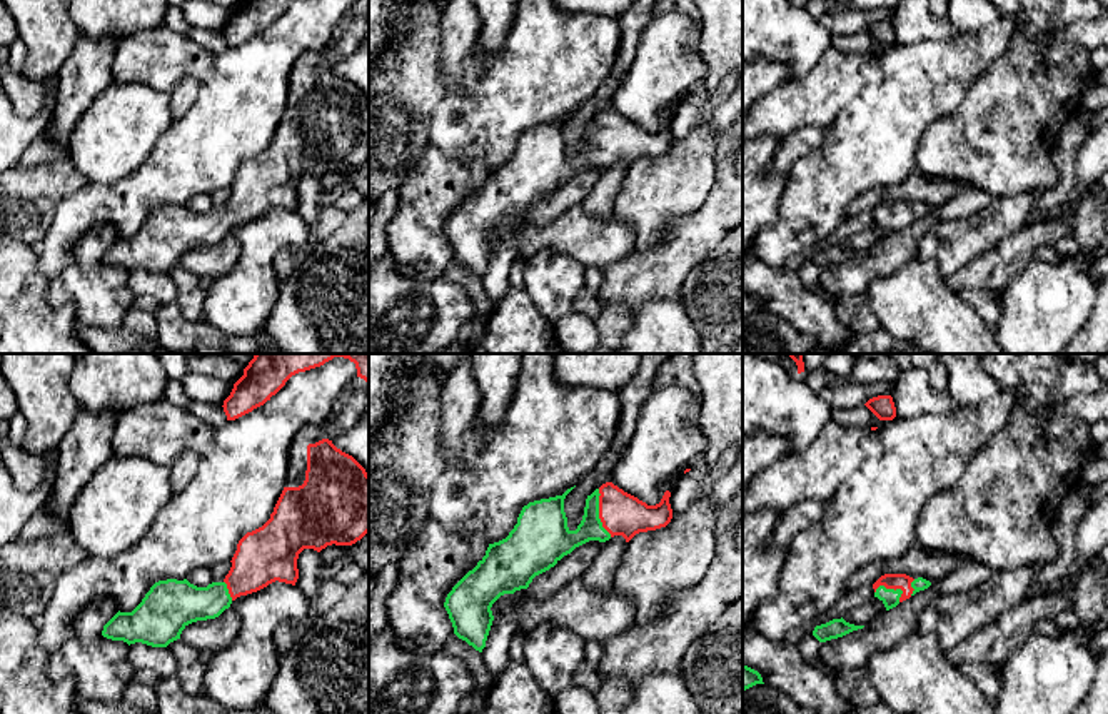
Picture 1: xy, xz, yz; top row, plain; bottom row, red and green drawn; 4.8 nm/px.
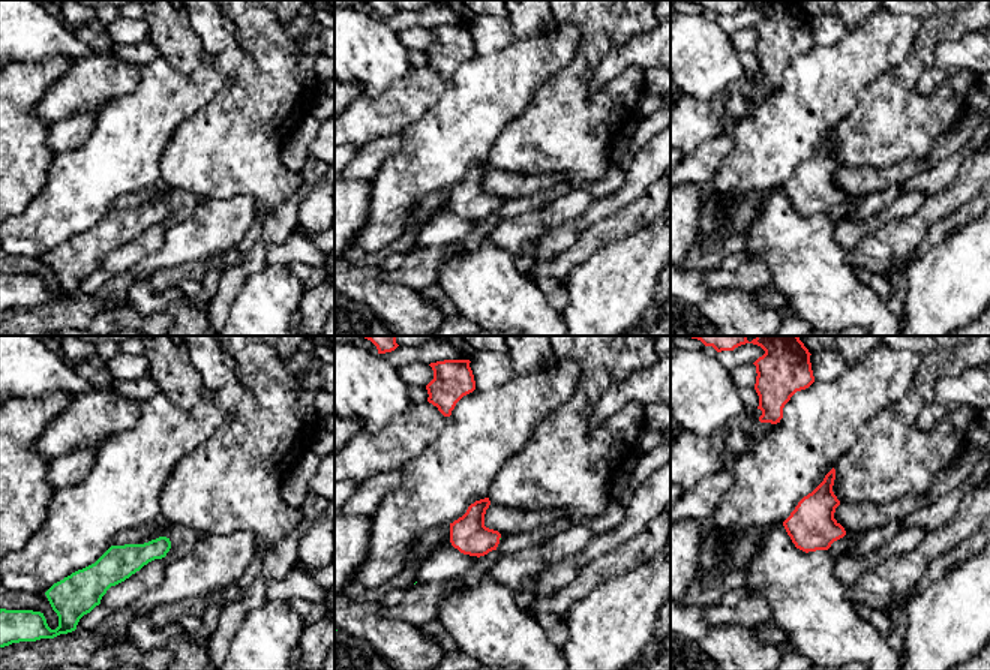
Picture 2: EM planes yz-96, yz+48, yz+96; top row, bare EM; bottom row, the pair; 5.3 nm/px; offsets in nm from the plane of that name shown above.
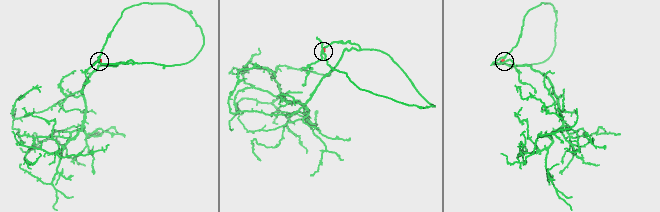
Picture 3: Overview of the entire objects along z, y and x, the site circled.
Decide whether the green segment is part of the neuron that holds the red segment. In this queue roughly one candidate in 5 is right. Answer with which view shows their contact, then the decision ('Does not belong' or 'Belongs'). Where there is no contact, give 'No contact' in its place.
Touches red in xz. Belongs

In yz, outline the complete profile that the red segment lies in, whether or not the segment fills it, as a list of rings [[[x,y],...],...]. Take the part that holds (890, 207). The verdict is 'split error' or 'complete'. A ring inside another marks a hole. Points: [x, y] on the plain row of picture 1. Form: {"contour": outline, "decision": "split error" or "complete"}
{"contour": [[[884,200],[873,210],[873,215],[874,224],[889,237],[929,212],[931,209],[923,204],[913,205],[906,200]]], "decision": "split error"}

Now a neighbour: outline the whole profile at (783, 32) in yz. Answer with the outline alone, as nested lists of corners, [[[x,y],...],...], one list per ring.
[[[743,0],[743,63],[781,63],[794,80],[818,63],[831,38],[801,0]]]

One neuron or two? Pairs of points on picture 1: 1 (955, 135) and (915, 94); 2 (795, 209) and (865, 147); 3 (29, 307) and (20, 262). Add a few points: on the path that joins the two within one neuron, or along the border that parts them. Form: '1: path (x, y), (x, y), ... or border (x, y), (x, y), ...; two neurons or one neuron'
1: border (968, 92), (930, 125), (916, 150); two neurons
2: path (811, 197), (848, 162); one neuron
3: path (19, 296), (19, 274); one neuron

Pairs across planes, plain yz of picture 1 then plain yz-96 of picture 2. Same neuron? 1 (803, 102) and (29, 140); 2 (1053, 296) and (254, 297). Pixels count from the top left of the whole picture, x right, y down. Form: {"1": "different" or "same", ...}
{"1": "different", "2": "same"}

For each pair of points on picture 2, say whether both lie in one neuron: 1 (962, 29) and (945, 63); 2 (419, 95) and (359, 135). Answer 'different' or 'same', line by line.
1: different
2: same

